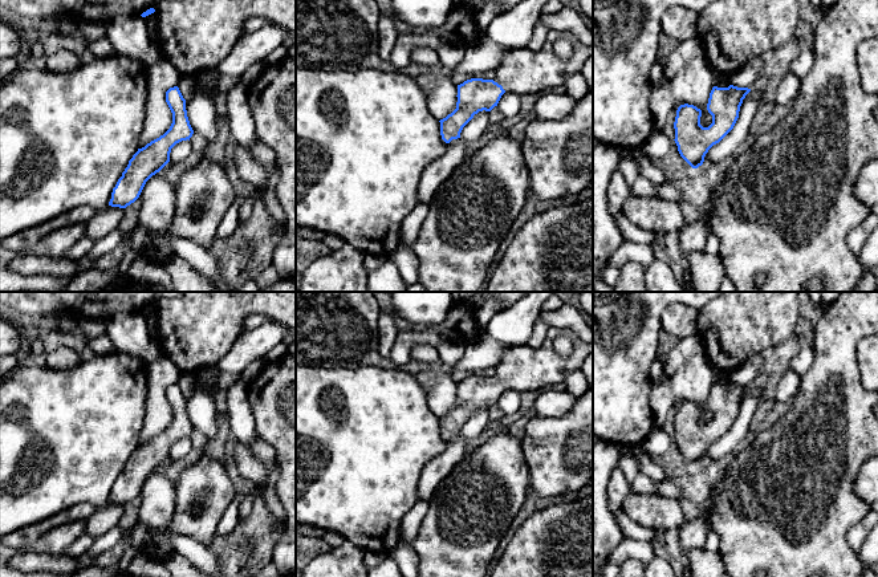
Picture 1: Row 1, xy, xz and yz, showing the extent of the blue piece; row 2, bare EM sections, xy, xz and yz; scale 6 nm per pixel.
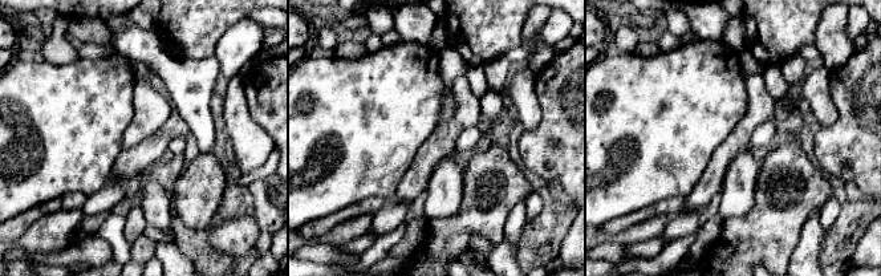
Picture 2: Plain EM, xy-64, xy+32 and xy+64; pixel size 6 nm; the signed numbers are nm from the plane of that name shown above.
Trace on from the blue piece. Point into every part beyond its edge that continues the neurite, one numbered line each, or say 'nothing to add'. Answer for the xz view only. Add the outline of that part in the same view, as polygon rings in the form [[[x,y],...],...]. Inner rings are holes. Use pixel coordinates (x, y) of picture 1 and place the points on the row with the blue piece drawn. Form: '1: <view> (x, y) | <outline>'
1: xz (519, 70) | [[[550,31],[540,50],[508,49],[495,68],[493,81],[508,93],[519,96],[537,93],[546,88],[565,85],[568,77],[581,70],[593,56],[593,41],[582,44],[572,34]],[[566,38],[573,44],[569,60],[553,52],[556,41]]]

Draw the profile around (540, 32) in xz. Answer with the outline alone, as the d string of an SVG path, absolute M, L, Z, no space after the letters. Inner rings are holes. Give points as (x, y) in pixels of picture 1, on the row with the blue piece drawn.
M540 19L533 28L533 33L527 45L527 49L533 50L533 52L540 50L549 32L550 31L546 28L546 25Z

